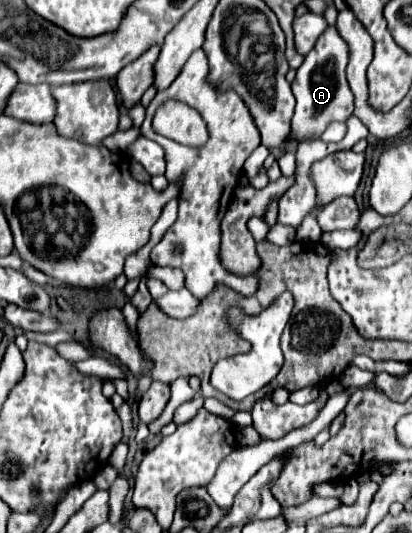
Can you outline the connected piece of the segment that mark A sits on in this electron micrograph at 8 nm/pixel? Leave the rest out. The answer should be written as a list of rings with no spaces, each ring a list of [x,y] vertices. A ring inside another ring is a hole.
[[[328,27],[316,41],[314,49],[306,55],[304,63],[296,71],[292,93],[296,97],[296,111],[292,117],[292,139],[304,139],[310,135],[320,137],[328,123],[346,121],[354,111],[354,95],[346,81],[348,45],[340,39],[336,27]]]

